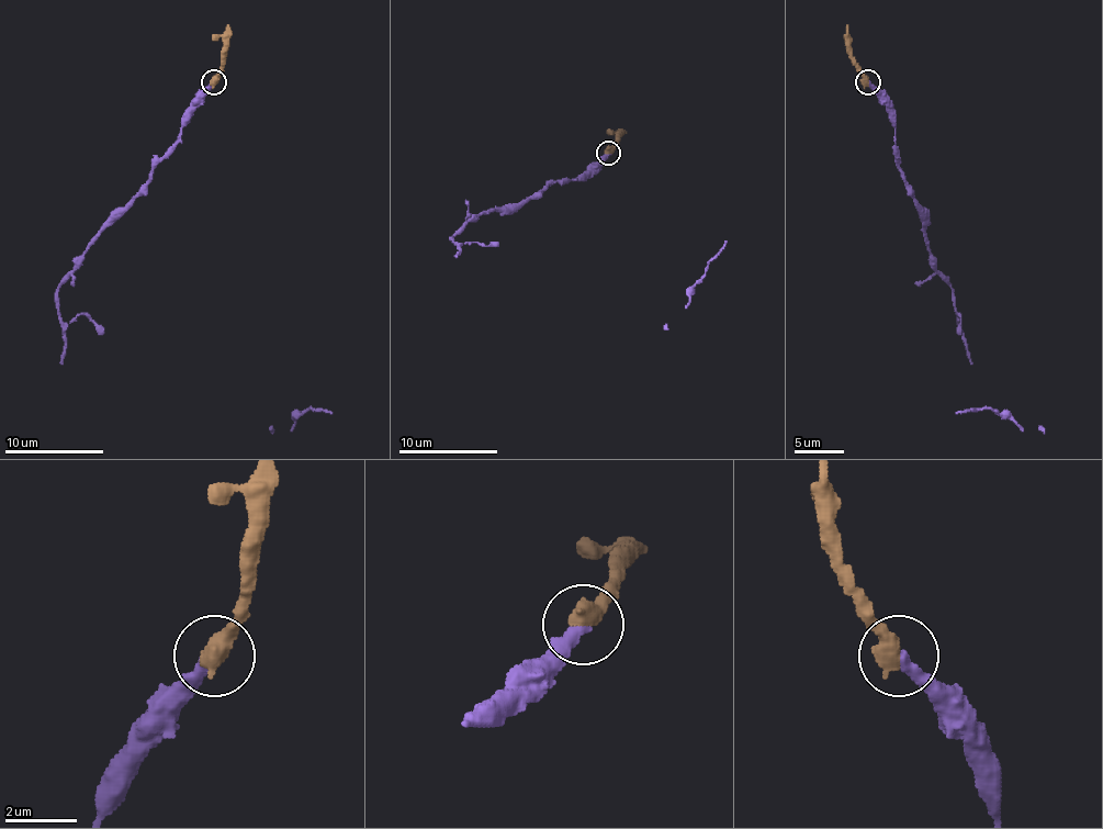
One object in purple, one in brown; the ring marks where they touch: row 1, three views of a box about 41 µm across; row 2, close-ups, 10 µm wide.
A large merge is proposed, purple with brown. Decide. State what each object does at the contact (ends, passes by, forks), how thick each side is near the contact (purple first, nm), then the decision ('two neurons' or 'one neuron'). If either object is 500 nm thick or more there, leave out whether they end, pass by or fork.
400/600 nm | one neuron

